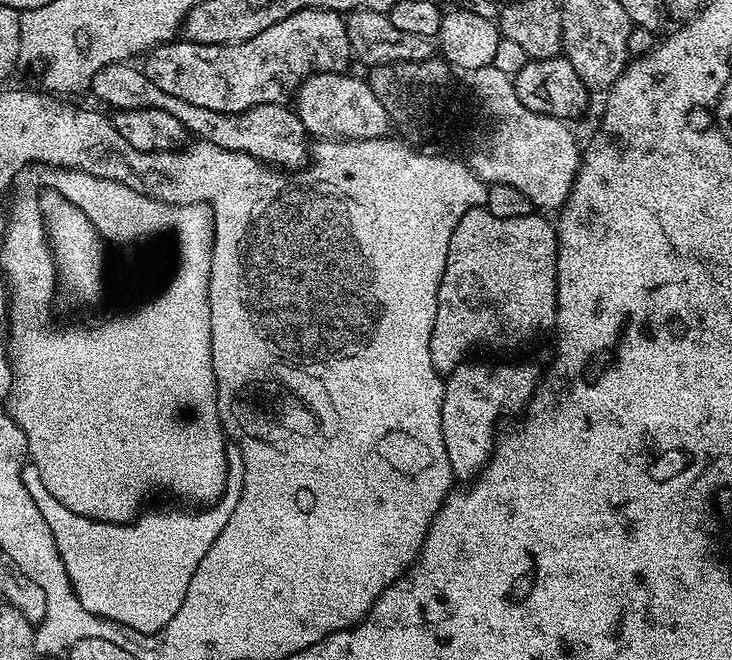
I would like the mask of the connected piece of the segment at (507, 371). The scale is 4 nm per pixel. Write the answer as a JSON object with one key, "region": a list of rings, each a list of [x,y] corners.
{"region":[[[480,358],[459,364],[444,380],[442,438],[446,442],[452,475],[460,482],[475,477],[487,464],[498,443],[496,423],[507,412],[516,412],[519,408],[521,411],[542,380],[541,369],[539,372],[532,364],[487,364],[476,359]]]}

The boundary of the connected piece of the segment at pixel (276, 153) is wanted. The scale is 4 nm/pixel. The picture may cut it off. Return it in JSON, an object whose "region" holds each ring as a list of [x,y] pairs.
{"region":[[[132,62],[102,66],[102,70],[94,74],[90,92],[93,92],[102,103],[110,104],[110,108],[114,110],[122,108],[166,110],[166,114],[174,114],[174,118],[178,118],[178,122],[182,122],[184,129],[197,141],[205,140],[216,146],[222,146],[226,152],[245,152],[255,160],[263,160],[269,166],[300,166],[310,156],[309,133],[304,131],[302,122],[287,103],[259,104],[245,112],[206,110],[206,106],[194,106],[191,102],[182,102],[182,98],[174,98],[174,94],[166,94],[166,90],[150,82],[143,67]]]}

